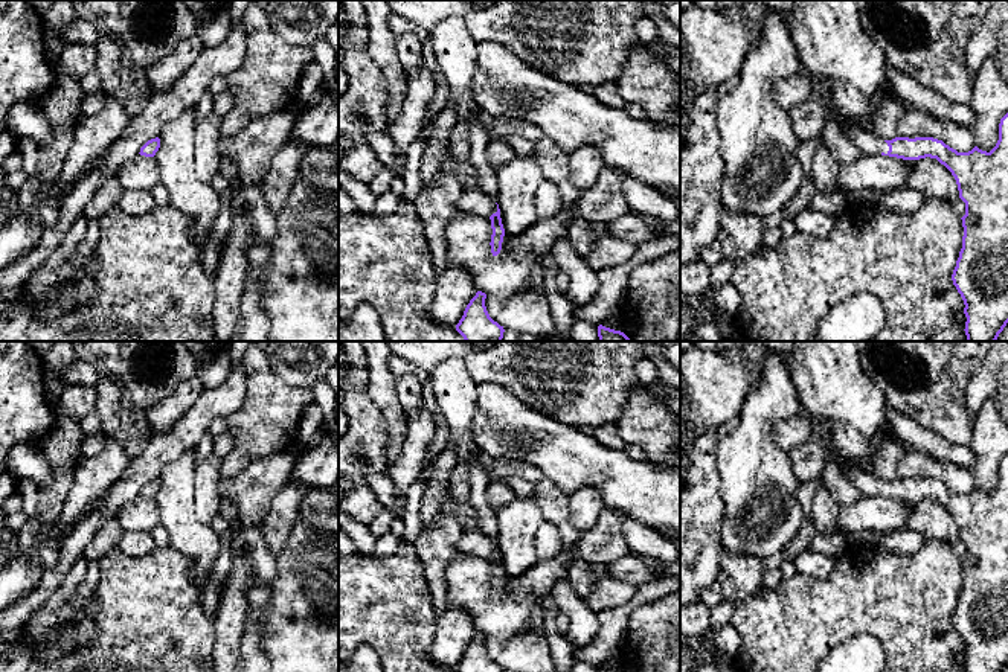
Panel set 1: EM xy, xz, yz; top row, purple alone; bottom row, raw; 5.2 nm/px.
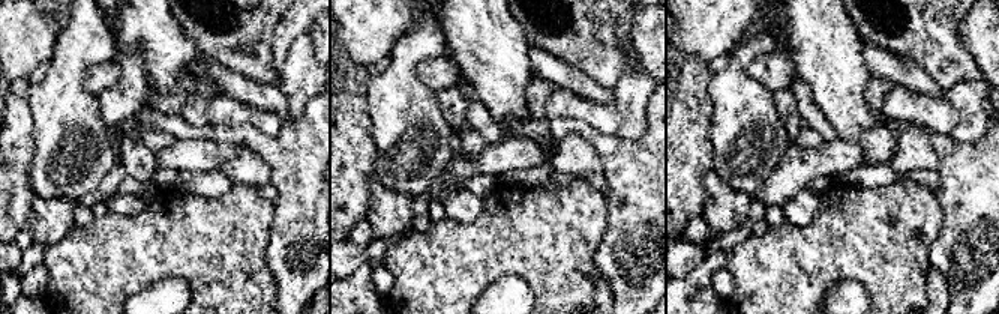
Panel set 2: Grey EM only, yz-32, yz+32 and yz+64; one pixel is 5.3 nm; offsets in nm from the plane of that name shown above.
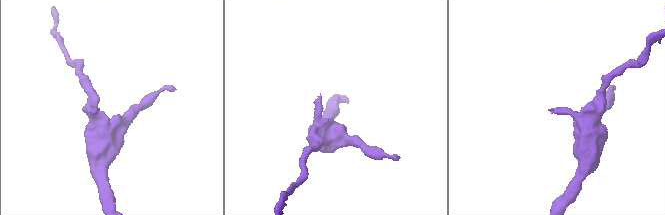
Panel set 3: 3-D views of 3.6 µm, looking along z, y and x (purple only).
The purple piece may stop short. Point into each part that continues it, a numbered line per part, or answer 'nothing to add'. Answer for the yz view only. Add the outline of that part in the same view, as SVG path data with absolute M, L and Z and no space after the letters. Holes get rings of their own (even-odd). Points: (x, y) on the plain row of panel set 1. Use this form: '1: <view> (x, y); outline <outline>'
1: yz (866, 483); outline M845 472L845 477L857 488L865 497L888 495L889 488L884 482L878 480L872 472Z

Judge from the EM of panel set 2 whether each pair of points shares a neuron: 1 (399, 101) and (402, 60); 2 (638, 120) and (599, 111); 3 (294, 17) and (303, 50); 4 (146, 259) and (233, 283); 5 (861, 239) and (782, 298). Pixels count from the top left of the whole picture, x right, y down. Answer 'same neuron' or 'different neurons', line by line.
1: same neuron
2: different neurons
3: different neurons
4: same neuron
5: same neuron

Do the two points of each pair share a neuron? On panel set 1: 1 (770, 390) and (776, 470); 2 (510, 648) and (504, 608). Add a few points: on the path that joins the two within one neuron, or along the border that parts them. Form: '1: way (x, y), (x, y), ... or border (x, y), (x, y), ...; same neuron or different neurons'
1: way (760, 410), (760, 450); same neuron
2: border (532, 613), (519, 634), (487, 637); different neurons

